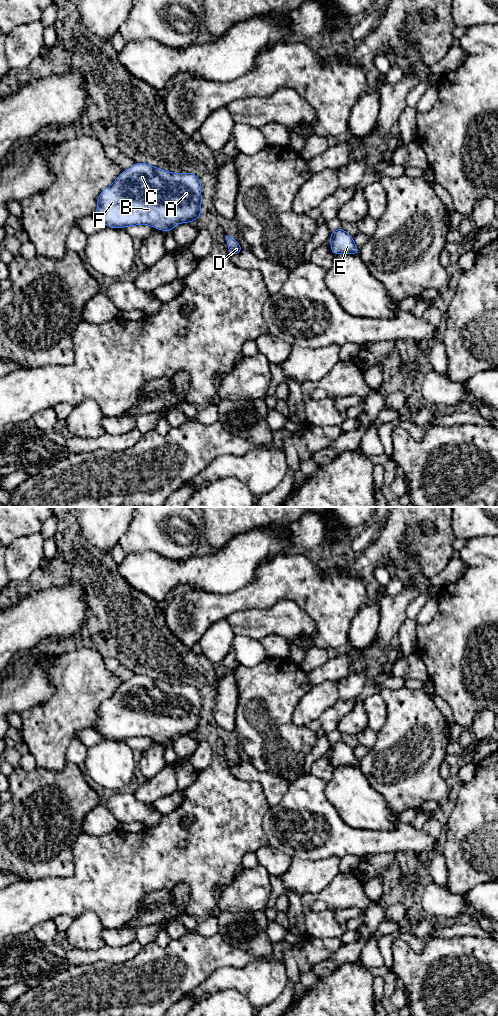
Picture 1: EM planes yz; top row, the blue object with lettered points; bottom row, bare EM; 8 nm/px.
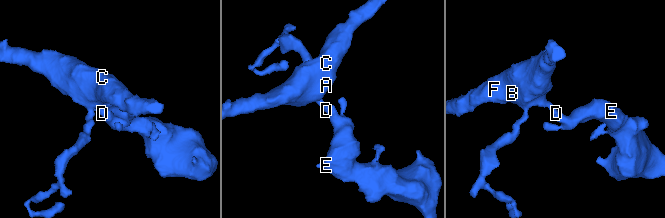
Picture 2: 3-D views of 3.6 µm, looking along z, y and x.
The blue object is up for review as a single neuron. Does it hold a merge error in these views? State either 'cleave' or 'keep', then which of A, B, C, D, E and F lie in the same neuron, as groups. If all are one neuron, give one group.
keep; A B C D E F

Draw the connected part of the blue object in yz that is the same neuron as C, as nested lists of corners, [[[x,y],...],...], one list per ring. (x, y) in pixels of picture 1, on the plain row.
[[[145,674],[134,675],[123,682],[97,710],[94,730],[109,740],[149,737],[165,745],[178,736],[191,736],[202,729],[201,690],[195,685],[172,685]]]

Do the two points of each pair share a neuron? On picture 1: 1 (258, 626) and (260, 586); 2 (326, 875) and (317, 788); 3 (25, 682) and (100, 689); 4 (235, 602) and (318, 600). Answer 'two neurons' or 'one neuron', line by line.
1: two neurons
2: two neurons
3: two neurons
4: one neuron

